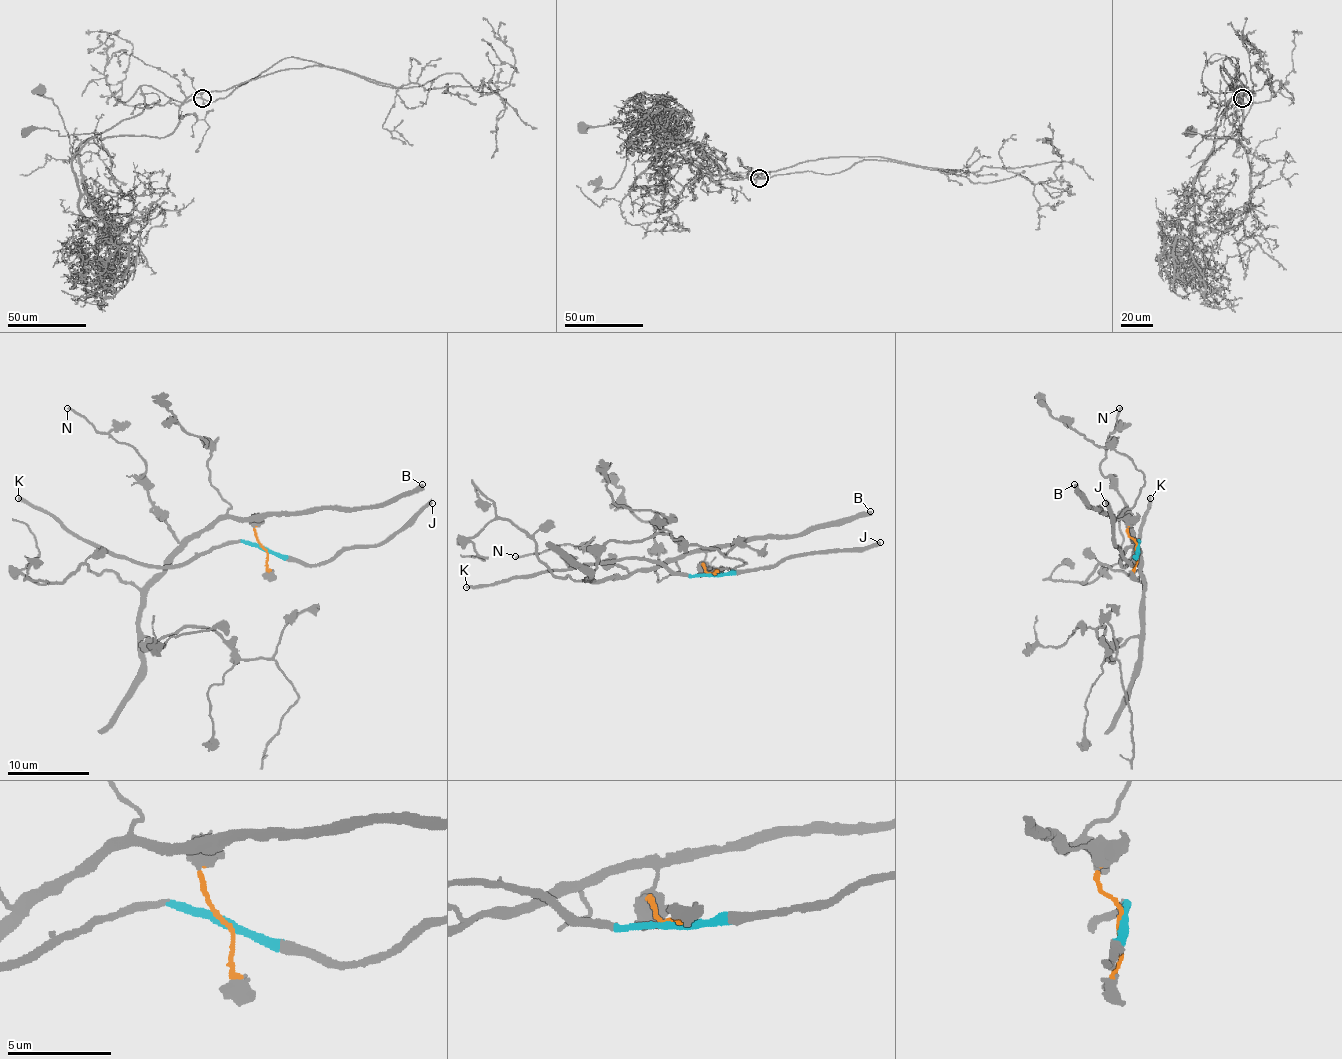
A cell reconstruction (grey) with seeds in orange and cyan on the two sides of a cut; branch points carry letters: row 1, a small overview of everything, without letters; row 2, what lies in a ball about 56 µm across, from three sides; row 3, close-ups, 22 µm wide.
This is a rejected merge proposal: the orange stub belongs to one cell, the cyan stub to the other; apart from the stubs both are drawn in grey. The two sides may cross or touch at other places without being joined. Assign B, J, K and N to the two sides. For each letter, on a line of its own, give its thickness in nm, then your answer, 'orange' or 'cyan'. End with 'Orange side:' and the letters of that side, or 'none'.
B: calibre 480 nm; orange
J: calibre 380 nm; cyan
K: calibre 360 nm; cyan
N: calibre 220 nm; orange
Orange side: B, N

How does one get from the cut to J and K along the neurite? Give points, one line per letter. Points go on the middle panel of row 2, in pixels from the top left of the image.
J: (712, 573), (776, 567), (794, 555), (864, 551), (880, 543)
K: (712, 573), (673, 573), (659, 563), (630, 559), (583, 563), (570, 569), (550, 569), (466, 588)

